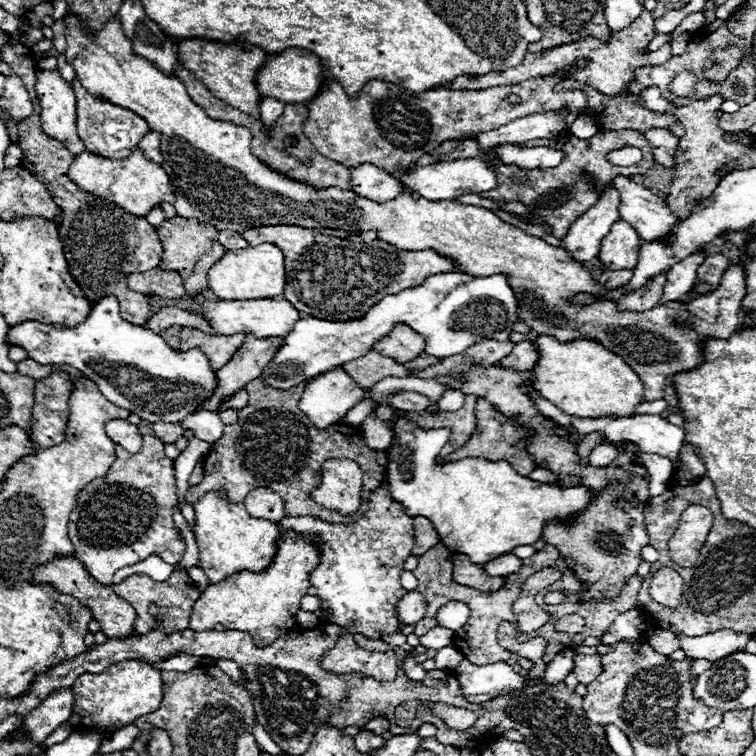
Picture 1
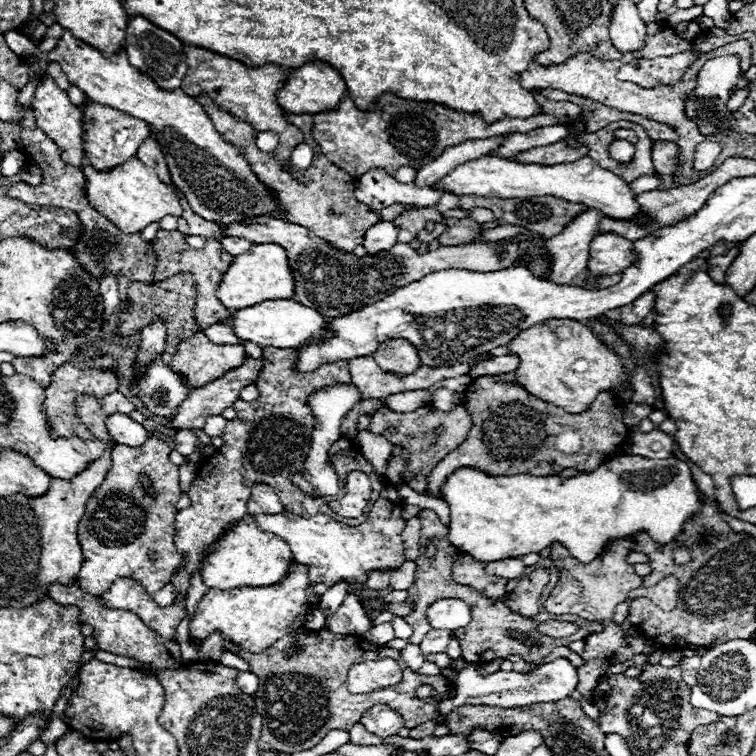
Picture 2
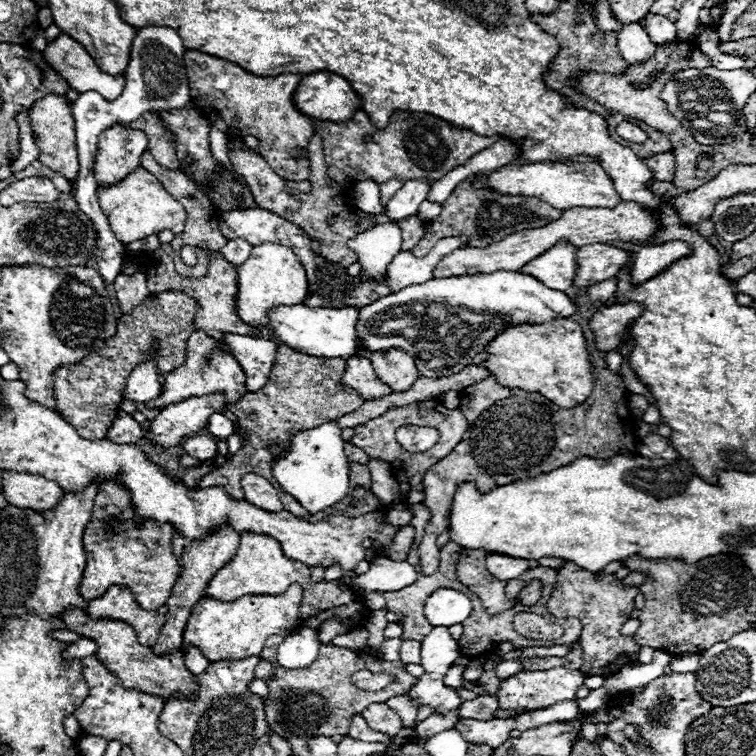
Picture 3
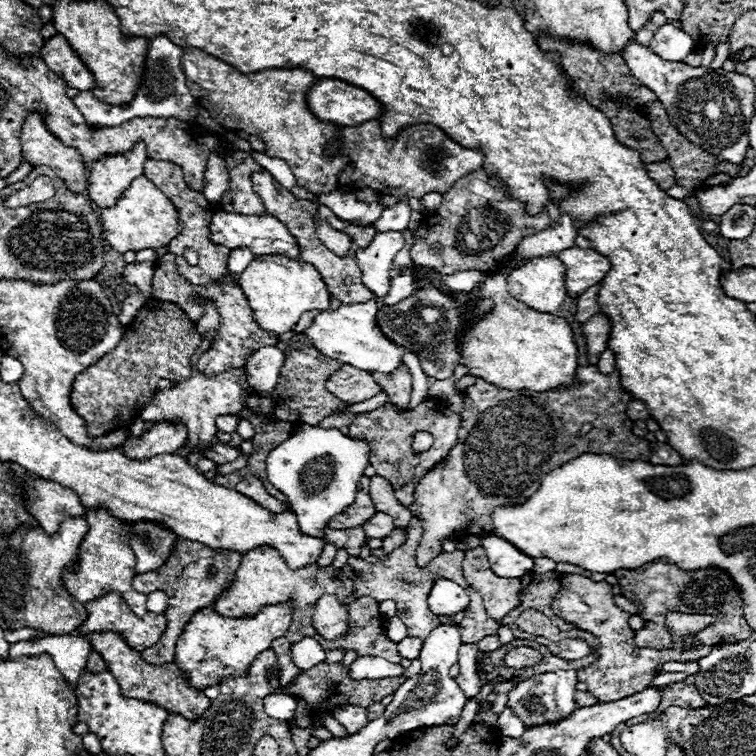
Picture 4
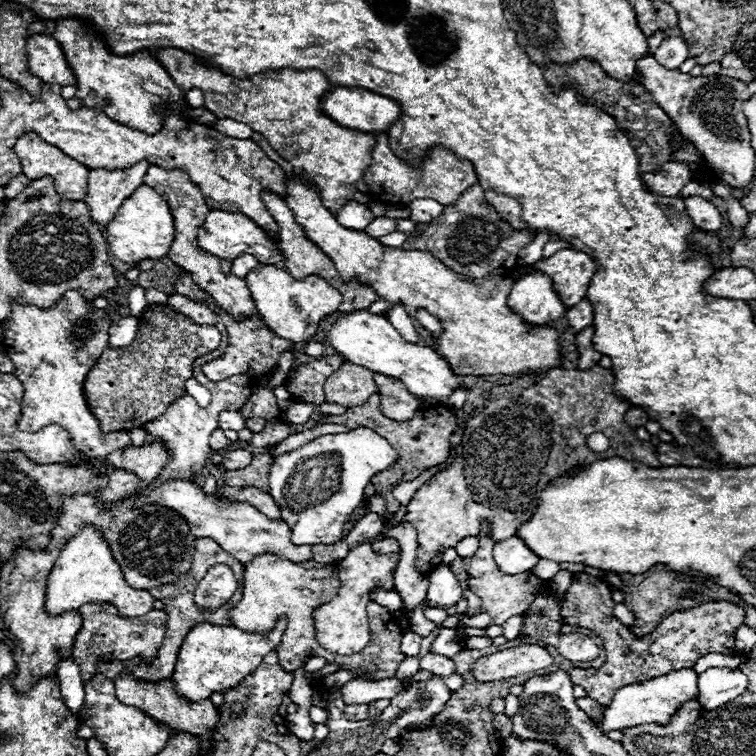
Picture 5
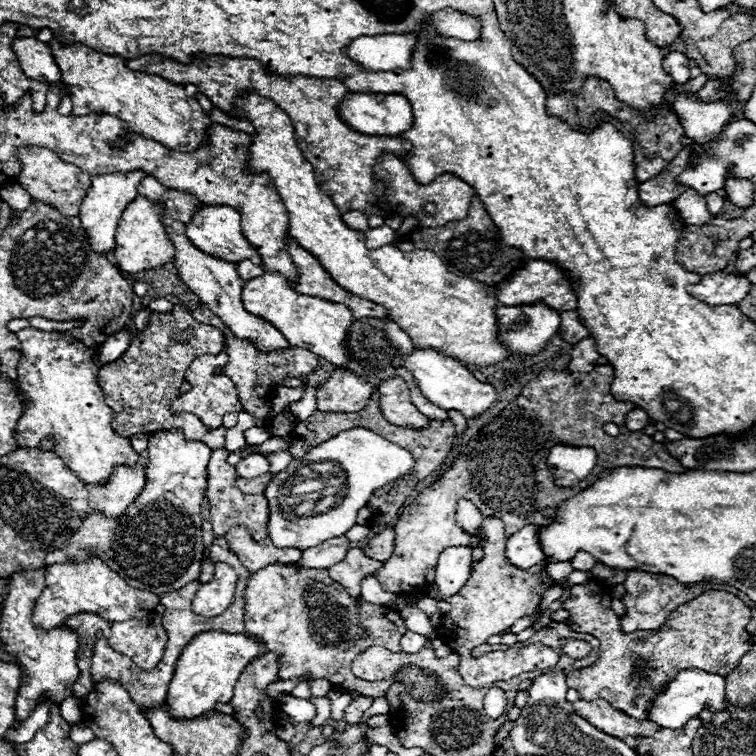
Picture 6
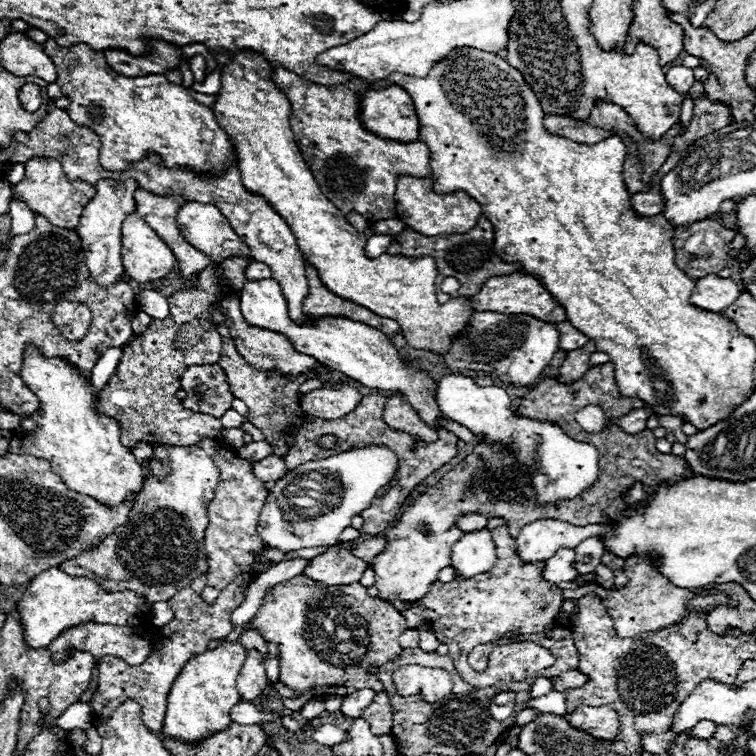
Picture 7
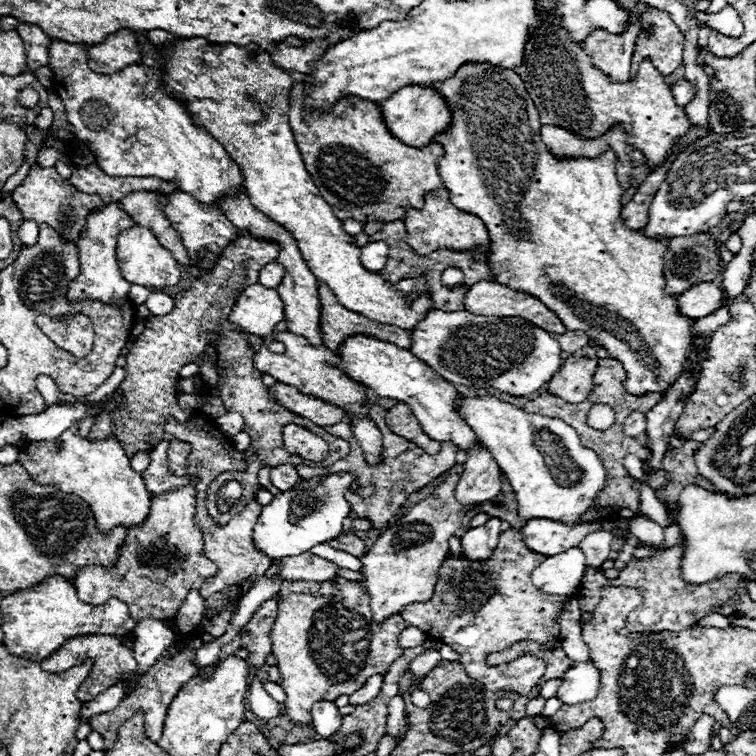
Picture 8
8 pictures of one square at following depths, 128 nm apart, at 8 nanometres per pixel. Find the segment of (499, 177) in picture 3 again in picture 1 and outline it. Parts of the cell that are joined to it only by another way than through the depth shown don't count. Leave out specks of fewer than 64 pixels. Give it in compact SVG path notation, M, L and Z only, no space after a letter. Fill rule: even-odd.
M464 158L464 160L454 160L454 162L446 162L446 164L430 164L424 168L418 168L416 172L408 174L404 172L400 176L402 184L418 190L426 200L450 200L456 196L464 196L464 194L480 194L480 192L488 192L494 190L498 186L496 180L496 166L490 162L484 162L480 158ZM614 176L610 184L620 196L620 218L628 220L628 224L640 232L642 240L656 240L666 236L680 220L670 212L668 204L660 196L652 194L640 184L634 184L626 176Z

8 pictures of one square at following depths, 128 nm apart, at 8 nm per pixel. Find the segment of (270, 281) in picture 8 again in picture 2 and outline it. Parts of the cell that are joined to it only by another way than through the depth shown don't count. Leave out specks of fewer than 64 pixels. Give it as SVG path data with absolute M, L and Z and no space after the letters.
M224 236L220 240L220 244L232 256L240 256L240 254L244 254L244 252L248 252L252 248L252 242L244 240L244 238L234 238L234 236Z

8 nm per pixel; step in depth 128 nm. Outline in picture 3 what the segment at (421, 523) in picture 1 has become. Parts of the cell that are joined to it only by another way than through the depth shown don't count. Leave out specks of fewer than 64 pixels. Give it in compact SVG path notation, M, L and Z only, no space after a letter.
M402 526L396 532L396 536L392 538L392 544L386 548L384 556L390 558L390 560L404 560L408 550L410 550L410 546L412 546L412 542L414 542L414 528Z

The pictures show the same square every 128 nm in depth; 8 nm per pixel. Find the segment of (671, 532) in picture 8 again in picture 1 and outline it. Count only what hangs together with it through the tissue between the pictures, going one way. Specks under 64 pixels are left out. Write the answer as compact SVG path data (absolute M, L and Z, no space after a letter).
M504 554L504 556L498 556L496 560L490 560L488 564L484 564L484 572L488 576L508 576L512 572L518 572L522 568L522 560L516 558L514 554Z

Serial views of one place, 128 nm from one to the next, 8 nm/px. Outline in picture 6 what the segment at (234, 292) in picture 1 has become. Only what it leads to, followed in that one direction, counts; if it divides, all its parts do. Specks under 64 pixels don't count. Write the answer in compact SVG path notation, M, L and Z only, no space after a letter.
M268 272L244 284L242 302L244 302L244 308L248 308L248 312L252 312L254 316L270 320L270 324L278 328L292 346L308 348L310 352L328 360L330 364L348 368L350 356L352 356L348 346L348 336L354 324L354 316L344 304L302 296L290 288L284 276L268 274Z

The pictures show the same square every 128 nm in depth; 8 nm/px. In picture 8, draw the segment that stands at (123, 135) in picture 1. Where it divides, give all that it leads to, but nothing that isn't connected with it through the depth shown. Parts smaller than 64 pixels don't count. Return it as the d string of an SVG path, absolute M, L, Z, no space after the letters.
M118 202L106 204L104 210L92 212L86 218L86 230L82 232L82 238L78 242L80 252L80 274L78 278L68 286L68 302L80 302L80 300L100 300L102 304L124 304L130 294L130 284L122 278L118 262L116 262L116 242L122 230L130 228L134 222L130 216L120 210Z

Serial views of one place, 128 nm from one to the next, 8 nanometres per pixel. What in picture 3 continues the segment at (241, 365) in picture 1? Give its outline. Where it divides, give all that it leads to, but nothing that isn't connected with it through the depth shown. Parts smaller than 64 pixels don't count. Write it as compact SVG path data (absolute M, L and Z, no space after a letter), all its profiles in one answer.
M222 394L186 398L178 404L170 404L152 420L146 438L150 444L162 446L162 448L178 446L190 434L200 432L208 416L214 412L220 412L222 406L224 406Z

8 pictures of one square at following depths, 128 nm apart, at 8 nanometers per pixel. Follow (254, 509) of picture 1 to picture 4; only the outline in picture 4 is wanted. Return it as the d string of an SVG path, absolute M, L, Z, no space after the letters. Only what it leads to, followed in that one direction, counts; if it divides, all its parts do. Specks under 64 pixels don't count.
M254 476L242 478L242 480L236 484L236 492L244 494L244 496L250 496L256 504L264 506L266 510L270 510L270 512L274 512L274 514L280 514L280 512L286 510L284 504L282 504L280 500L276 500L274 496L270 496L270 494L266 492L264 484L262 484L258 478L254 478Z

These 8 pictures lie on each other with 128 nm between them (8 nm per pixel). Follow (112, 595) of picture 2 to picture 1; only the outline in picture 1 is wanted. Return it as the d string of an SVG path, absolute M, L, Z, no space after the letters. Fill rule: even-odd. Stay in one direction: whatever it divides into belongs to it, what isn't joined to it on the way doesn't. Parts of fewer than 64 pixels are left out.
M138 572L128 578L124 578L120 584L114 584L112 590L122 596L122 600L128 600L132 608L136 610L136 632L138 634L148 634L150 630L162 630L162 632L180 632L188 628L190 622L190 612L194 602L200 598L200 592L196 590L192 578L186 572L172 572L172 576L166 582L154 582L150 576ZM150 604L158 606L158 620L150 614Z

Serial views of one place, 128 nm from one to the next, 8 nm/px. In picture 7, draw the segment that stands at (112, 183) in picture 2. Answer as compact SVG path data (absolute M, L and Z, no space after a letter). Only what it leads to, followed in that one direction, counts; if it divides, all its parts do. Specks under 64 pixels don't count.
M134 212L122 224L122 264L128 278L144 284L166 278L176 264L166 242Z

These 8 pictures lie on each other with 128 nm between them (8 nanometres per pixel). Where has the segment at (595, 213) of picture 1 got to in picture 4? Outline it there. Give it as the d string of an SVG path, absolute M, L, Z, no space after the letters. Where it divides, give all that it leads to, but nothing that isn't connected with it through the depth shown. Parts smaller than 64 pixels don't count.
M542 256L510 272L508 292L536 312L554 314L566 298L562 262L556 256Z

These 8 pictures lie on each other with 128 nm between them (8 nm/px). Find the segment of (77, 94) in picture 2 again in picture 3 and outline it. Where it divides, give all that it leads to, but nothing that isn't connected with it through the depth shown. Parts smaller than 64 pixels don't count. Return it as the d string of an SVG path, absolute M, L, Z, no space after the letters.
M166 26L140 28L136 30L136 38L132 42L124 92L116 100L108 102L98 92L90 90L90 92L82 92L72 102L72 114L76 120L76 138L78 138L78 160L80 160L80 172L74 184L76 200L78 200L80 210L88 214L96 226L96 232L98 232L96 262L98 262L98 272L102 274L104 282L114 282L114 278L120 274L120 266L124 260L124 244L120 244L114 238L108 226L108 220L98 204L98 196L96 196L98 186L94 180L94 156L98 150L98 136L100 132L116 124L130 124L146 112L170 112L170 110L180 110L188 106L192 98L190 98L190 88L188 88L188 78L186 78L184 52L186 48L182 44L182 38L172 28L166 28Z

